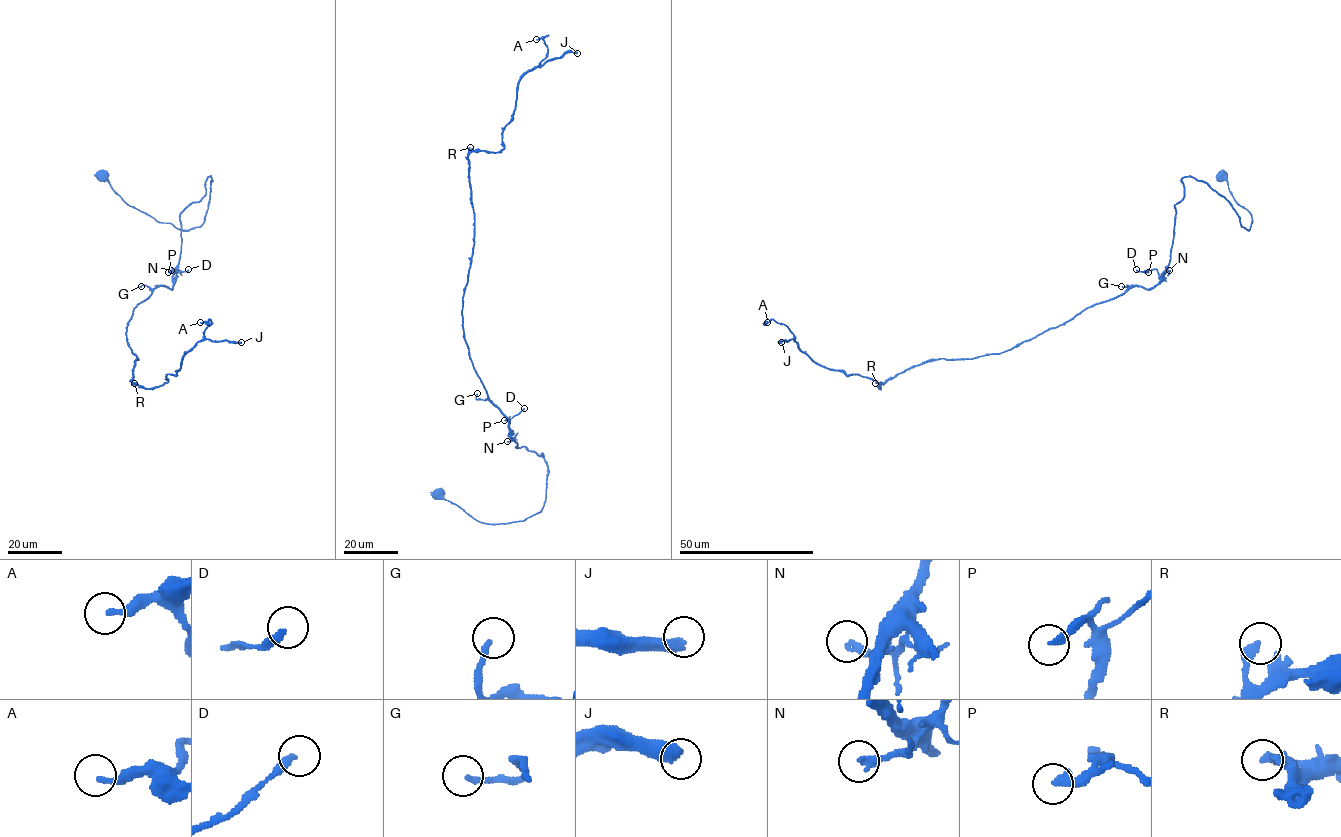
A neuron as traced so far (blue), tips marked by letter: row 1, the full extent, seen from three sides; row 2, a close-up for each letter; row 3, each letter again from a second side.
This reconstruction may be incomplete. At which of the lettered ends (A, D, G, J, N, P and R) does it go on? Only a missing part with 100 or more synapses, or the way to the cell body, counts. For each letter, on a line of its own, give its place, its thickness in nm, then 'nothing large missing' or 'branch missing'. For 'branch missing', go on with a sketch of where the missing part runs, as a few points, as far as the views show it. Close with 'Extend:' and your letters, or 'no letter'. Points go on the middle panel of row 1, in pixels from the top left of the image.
A: place (536, 39); calibre 200 nm; nothing large missing
D: place (524, 408); calibre 280 nm; nothing large missing
G: place (477, 393); calibre 180 nm; nothing large missing
J: place (577, 53); calibre 460 nm; branch missing
N: place (507, 441); calibre 260 nm; nothing large missing
P: place (504, 420); calibre 300 nm; nothing large missing
R: place (470, 147); calibre 320 nm; nothing large missing
Extend: J

